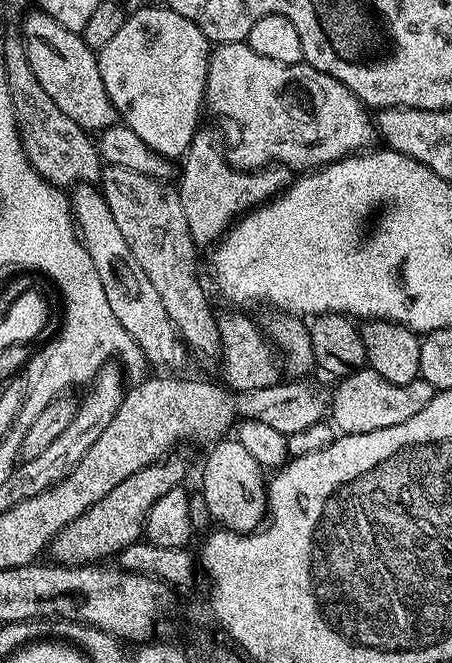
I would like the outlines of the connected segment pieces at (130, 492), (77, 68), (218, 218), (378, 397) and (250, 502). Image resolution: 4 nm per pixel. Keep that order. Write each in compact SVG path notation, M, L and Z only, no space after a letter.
M169 454L163 460L156 460L150 466L138 470L138 474L130 474L126 482L114 486L106 498L94 502L90 510L86 510L74 522L70 522L52 539L46 552L55 563L65 568L79 568L82 564L95 564L102 558L116 558L124 548L139 541L145 535L144 524L148 520L150 510L162 494L170 494L170 490L181 487L185 482L188 464L177 454Z
M32 10L24 20L22 39L26 46L26 58L30 58L30 67L34 69L42 90L50 94L51 100L58 105L58 110L62 110L62 114L66 114L66 118L89 134L99 134L117 123L116 107L106 94L97 53L86 46L81 33L66 30L66 26L50 18L50 14Z
M197 130L182 157L184 169L181 172L179 169L178 172L182 210L186 213L186 222L190 225L190 234L197 246L208 243L211 245L219 240L222 233L231 228L237 218L283 192L294 176L293 169L286 168L283 164L269 164L266 168L251 170L235 168L228 162L217 133L213 132Z
M367 366L343 377L337 384L340 385L332 392L330 420L344 434L366 434L370 430L386 430L386 426L398 426L398 422L414 418L414 414L418 414L418 410L422 410L434 395L430 382L419 378L405 384L386 382L382 374Z
M234 438L213 443L207 452L202 491L213 521L230 532L255 532L265 523L268 511L265 469L258 462L254 462L246 446L242 446Z

